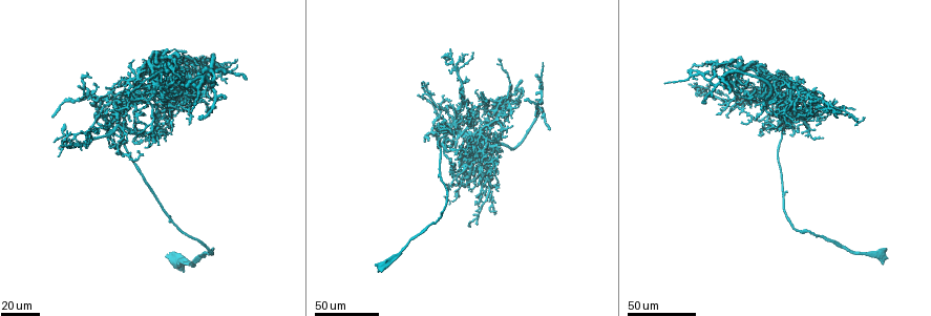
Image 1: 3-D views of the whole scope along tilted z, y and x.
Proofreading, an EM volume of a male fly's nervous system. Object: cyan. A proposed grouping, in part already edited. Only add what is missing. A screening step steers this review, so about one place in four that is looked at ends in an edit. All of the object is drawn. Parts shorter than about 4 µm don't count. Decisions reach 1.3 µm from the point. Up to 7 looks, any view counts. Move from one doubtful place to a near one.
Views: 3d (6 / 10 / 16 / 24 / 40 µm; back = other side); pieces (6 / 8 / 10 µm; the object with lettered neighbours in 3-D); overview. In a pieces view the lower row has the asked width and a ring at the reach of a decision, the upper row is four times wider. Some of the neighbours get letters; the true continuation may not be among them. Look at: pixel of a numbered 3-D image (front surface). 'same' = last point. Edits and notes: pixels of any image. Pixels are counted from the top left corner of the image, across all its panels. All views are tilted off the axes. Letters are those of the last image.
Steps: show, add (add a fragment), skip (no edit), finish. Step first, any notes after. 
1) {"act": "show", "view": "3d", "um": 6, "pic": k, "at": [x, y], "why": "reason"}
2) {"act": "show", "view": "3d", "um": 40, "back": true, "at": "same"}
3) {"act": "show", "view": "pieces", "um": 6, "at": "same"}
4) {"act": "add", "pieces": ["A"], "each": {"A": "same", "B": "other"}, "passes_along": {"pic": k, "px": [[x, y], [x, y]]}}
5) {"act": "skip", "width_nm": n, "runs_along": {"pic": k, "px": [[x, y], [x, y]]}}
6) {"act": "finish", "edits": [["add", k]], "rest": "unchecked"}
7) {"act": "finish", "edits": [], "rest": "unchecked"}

{"act": "show", "view": "3d", "um": 24, "pic": 1, "at": [470, 104], "why": "branch stops here"}

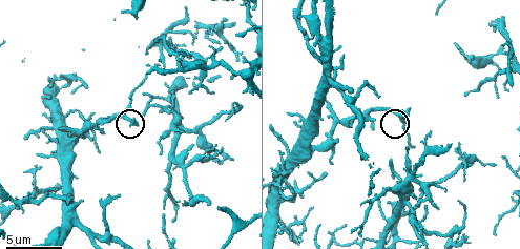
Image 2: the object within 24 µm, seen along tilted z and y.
{"act": "show", "view": "pieces", "um": 10, "pic": 2, "at": [132, 119]}

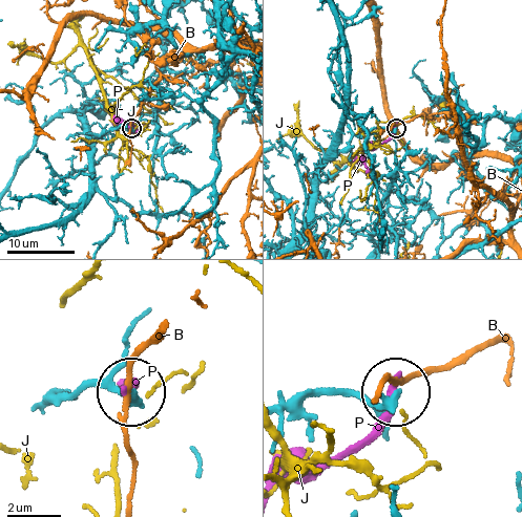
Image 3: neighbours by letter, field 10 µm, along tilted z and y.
{"act": "skip", "each": {"B": "other", "J": "other", "P": "other"}, "found": "no lettered fragment goes on from it"}

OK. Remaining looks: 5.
{"act": "show", "view": "3d", "um": 40, "pic": 1, "at": [185, 104], "why": "free end"}

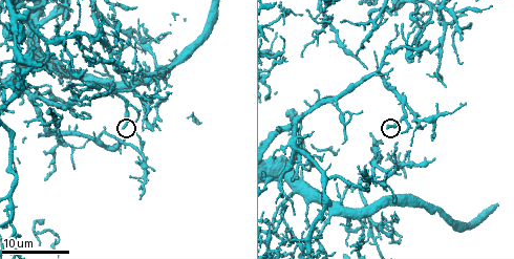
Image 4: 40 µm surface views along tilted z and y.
{"act": "show", "view": "pieces", "um": 8, "pic": 4, "at": [123, 127], "why": "what lies round it"}

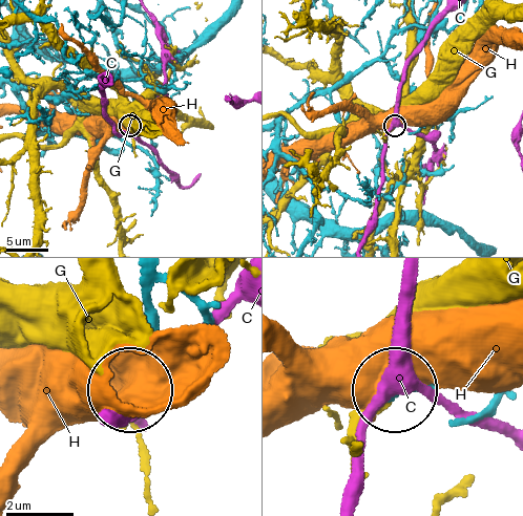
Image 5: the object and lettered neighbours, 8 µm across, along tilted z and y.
{"act": "skip", "width_nm": 260, "each": {"C": "other", "G": "other", "H": "other"}, "found": "no lettered fragment goes on from it"}

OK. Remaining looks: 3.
{"act": "show", "view": "3d", "um": 24, "pic": 1, "at": [490, 154], "why": "an open end"}

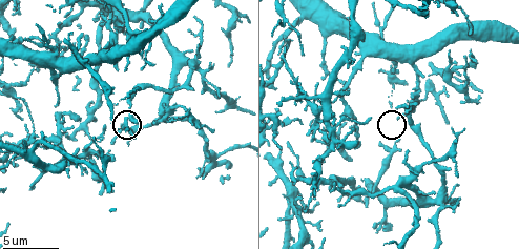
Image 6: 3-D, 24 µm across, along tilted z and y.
{"act": "show", "view": "pieces", "um": 10, "pic": 6, "at": [371, 118]}

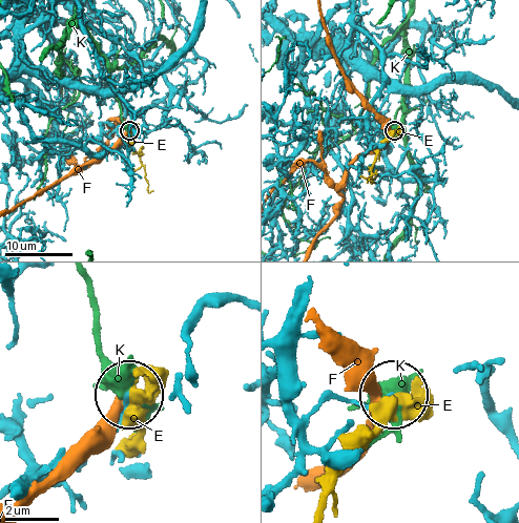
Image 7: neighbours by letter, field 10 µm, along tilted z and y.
{"act": "skip", "each": {"E": "other", "F": "other", "K": "other"}, "runs_along": {"pic": 7, "px": [[379, 53], [380, 90], [368, 131], [393, 130]]}, "found": "none of them fits"}

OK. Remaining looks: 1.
{"act": "finish", "edits": [], "rest": "unchecked"}

